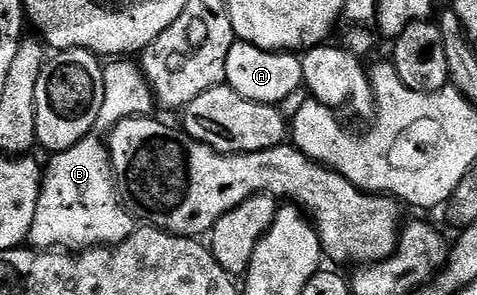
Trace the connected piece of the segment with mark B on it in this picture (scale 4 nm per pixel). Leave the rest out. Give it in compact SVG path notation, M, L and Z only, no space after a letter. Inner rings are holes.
M97 136L87 137L48 160L49 166L47 162L43 170L35 220L29 229L27 242L30 247L80 252L112 248L133 235L134 215L119 197L113 167L109 164L109 152L102 139L100 142Z

